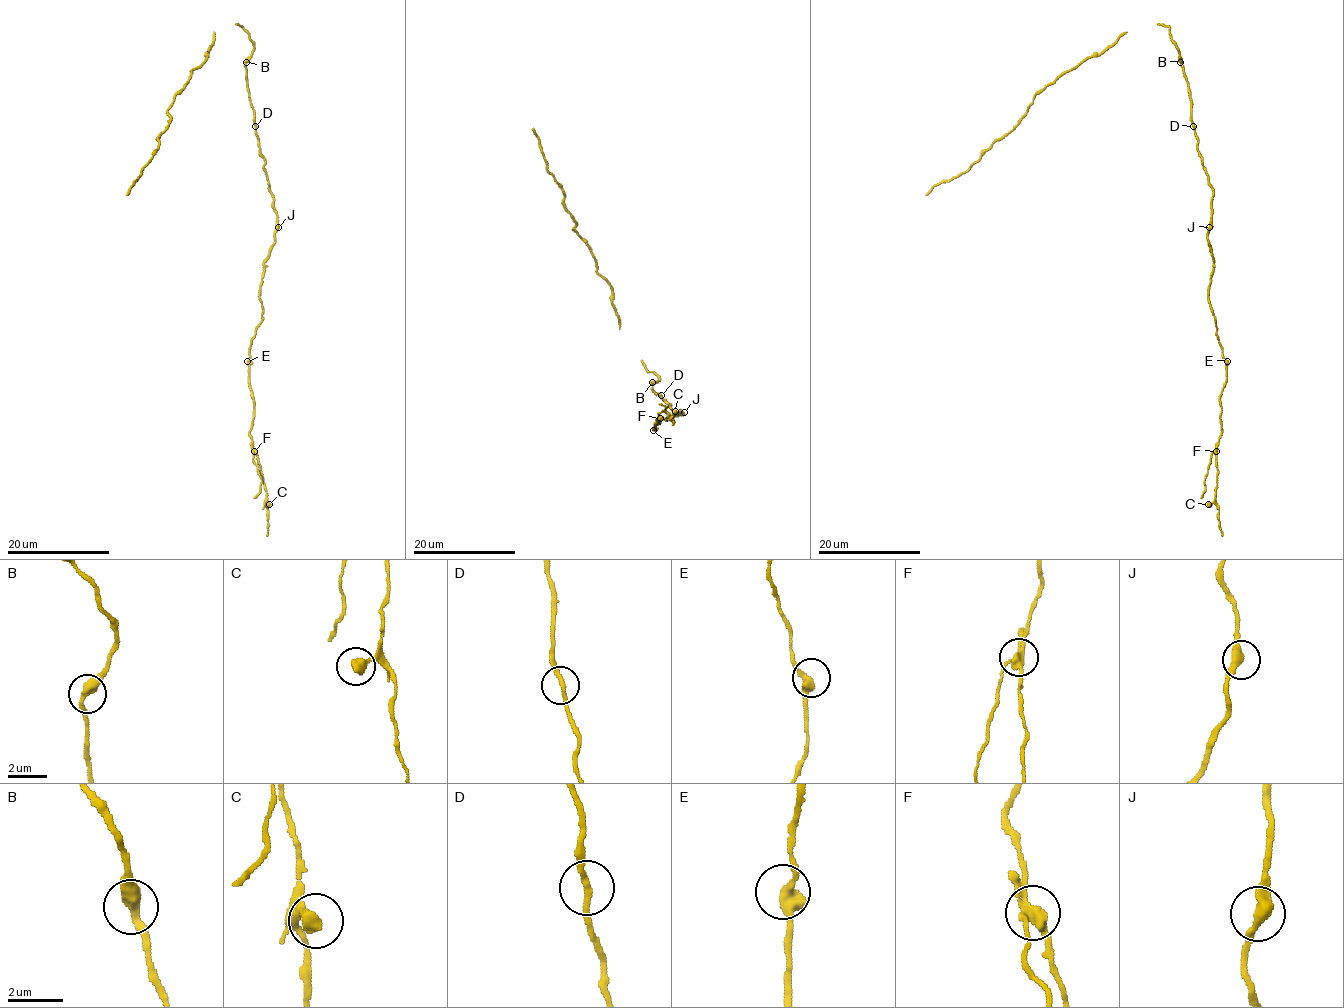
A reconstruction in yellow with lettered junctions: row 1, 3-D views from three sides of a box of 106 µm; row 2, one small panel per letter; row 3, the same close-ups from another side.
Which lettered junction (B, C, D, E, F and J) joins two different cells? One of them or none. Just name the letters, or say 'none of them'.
F

